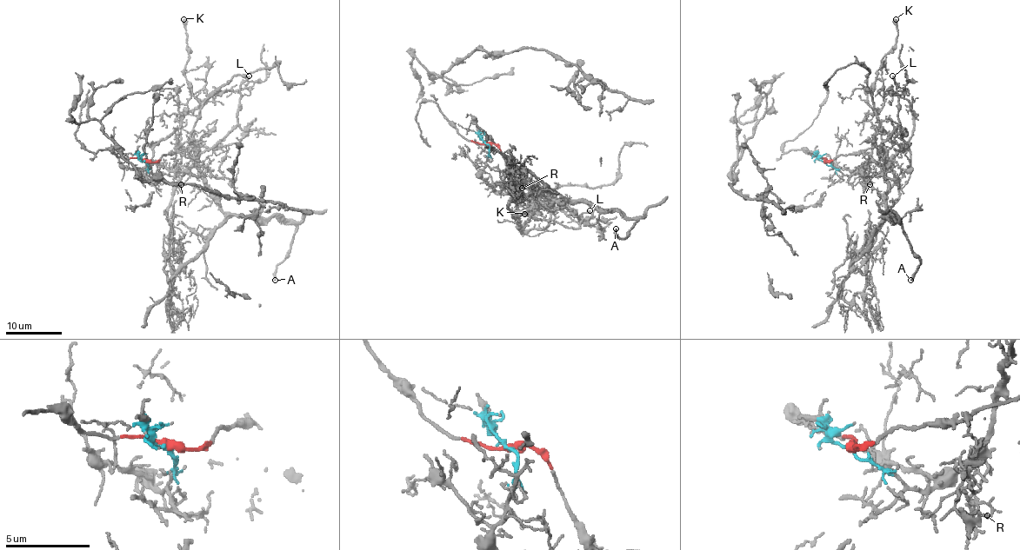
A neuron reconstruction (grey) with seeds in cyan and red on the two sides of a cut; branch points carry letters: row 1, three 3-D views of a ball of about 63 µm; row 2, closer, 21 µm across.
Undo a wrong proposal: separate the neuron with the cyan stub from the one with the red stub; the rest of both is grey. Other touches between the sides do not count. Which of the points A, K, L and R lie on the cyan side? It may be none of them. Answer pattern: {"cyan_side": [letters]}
{"cyan_side": ["A", "R"]}

